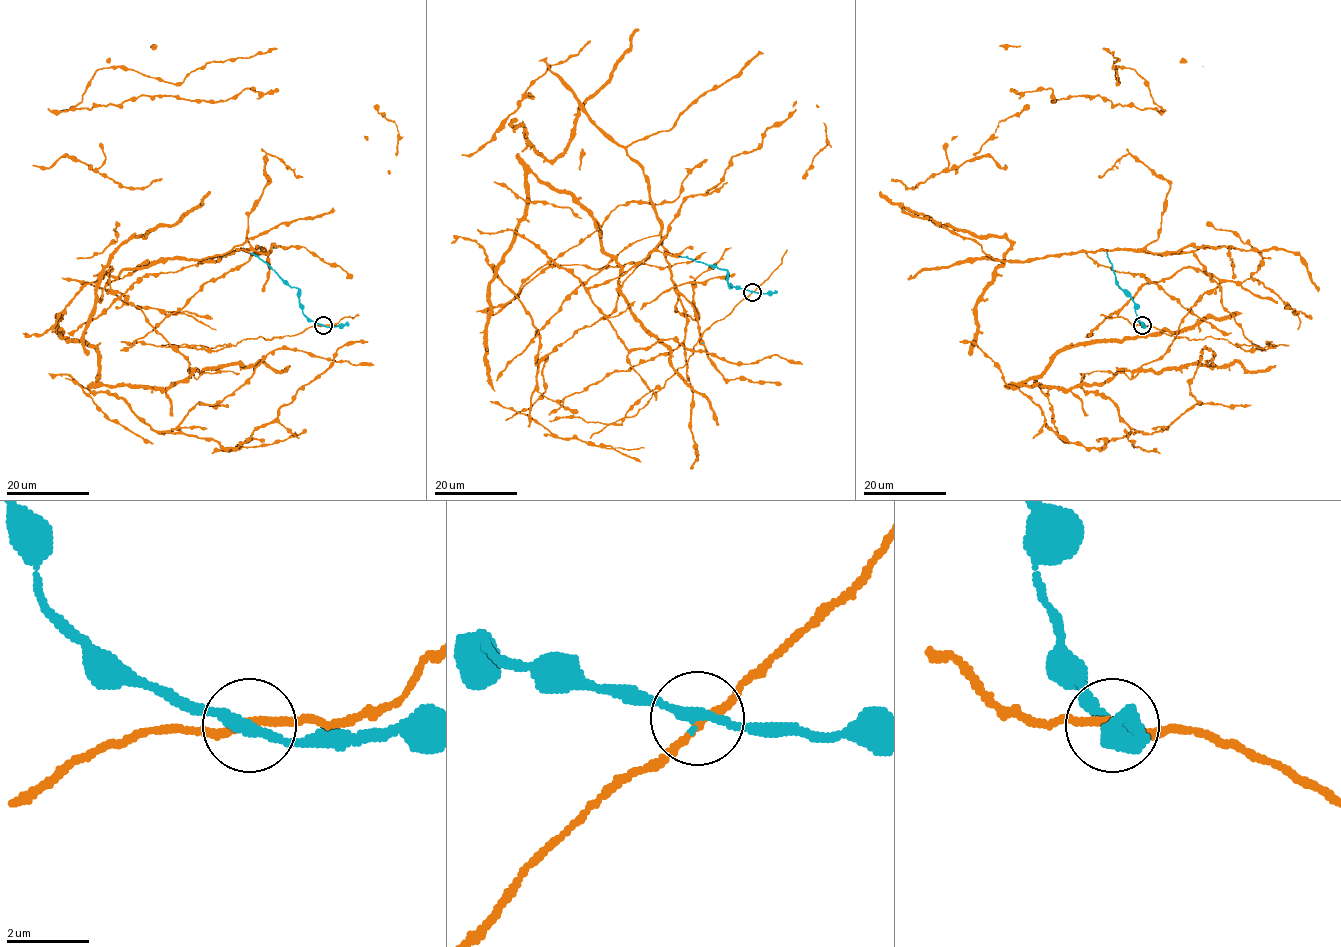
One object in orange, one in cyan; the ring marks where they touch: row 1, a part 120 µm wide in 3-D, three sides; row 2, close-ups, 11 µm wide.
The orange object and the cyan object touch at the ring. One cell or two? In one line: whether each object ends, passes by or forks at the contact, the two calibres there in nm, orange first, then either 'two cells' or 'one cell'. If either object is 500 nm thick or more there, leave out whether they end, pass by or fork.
orange passes by; cyan passes by; calibres 180 and 260 nm; one cell

